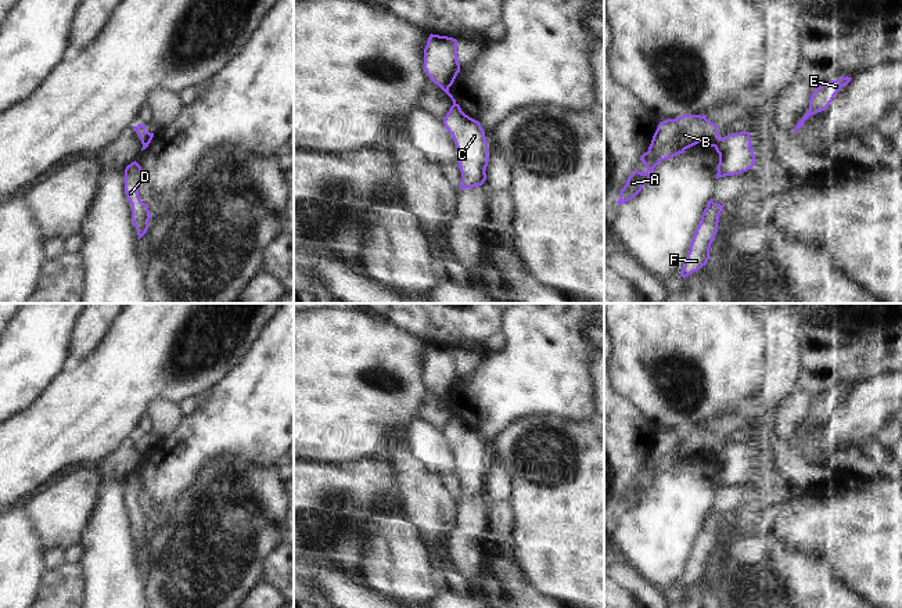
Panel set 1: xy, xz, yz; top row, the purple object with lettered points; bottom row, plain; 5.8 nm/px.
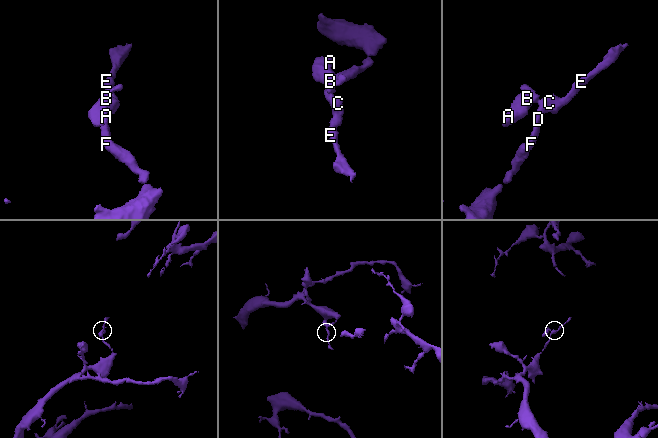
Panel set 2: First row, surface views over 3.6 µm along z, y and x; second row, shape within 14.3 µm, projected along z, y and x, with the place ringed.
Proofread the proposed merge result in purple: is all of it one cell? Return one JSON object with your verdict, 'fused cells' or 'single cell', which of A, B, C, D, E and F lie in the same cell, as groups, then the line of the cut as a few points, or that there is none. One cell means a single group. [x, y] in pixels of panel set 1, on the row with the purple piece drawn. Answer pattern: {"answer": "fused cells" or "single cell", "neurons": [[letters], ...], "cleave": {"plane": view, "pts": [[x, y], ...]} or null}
{"answer": "fused cells", "neurons": [["A", "B"], ["C", "D", "E", "F"]], "cleave": {"plane": "yz", "pts": [[719, 139], [714, 146]]}}

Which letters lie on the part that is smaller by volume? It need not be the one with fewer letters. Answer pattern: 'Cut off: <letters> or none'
Cut off: A, B.

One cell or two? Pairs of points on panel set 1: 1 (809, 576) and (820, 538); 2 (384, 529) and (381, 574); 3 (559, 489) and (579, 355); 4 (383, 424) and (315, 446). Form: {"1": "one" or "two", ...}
{"1": "two", "2": "one", "3": "two", "4": "one"}

